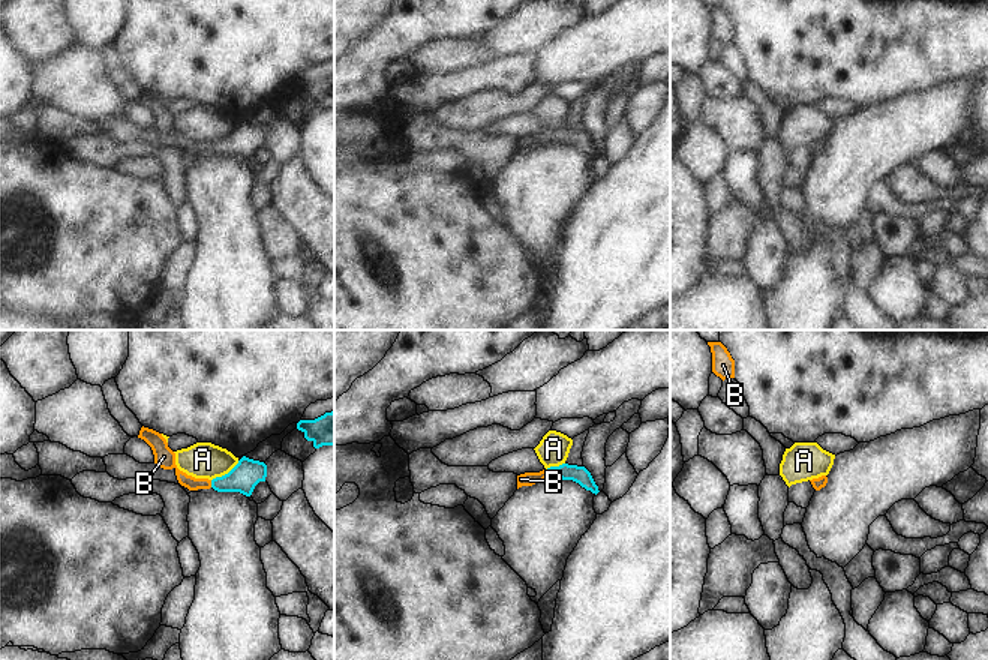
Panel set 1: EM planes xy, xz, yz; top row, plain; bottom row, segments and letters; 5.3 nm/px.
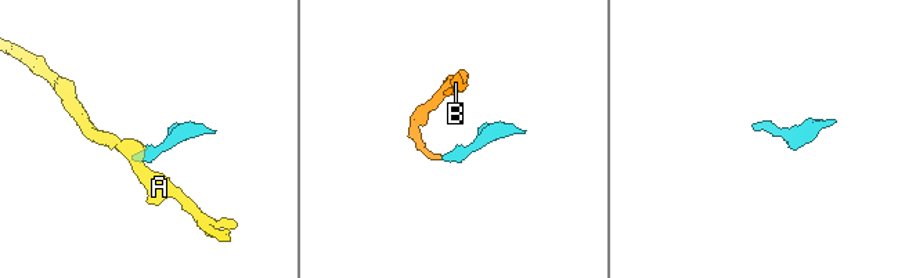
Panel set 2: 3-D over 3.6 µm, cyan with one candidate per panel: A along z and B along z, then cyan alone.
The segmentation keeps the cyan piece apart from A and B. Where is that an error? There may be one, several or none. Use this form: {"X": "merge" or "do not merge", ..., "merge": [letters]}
{"A": "do not merge", "B": "merge", "merge": ["B"]}

